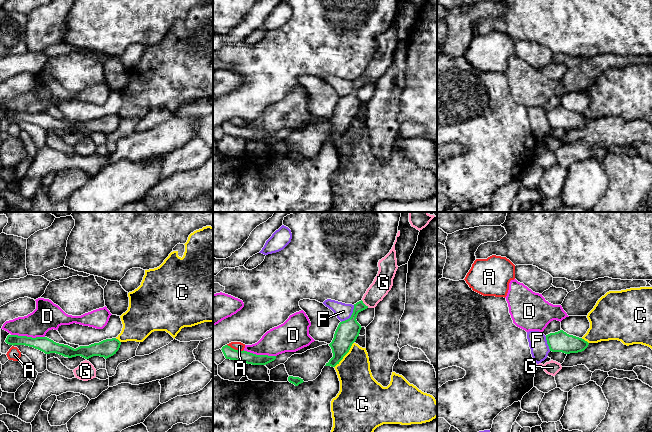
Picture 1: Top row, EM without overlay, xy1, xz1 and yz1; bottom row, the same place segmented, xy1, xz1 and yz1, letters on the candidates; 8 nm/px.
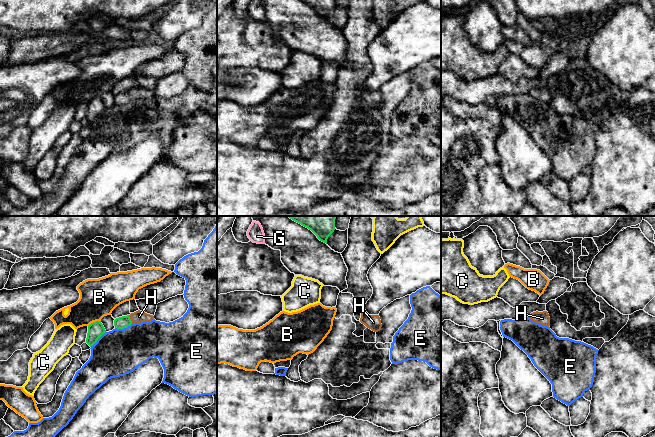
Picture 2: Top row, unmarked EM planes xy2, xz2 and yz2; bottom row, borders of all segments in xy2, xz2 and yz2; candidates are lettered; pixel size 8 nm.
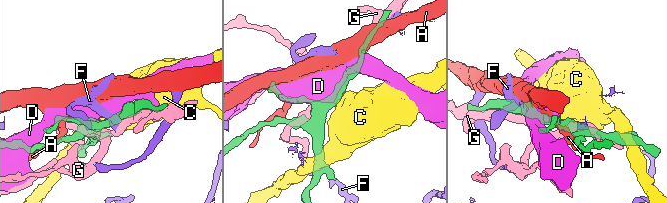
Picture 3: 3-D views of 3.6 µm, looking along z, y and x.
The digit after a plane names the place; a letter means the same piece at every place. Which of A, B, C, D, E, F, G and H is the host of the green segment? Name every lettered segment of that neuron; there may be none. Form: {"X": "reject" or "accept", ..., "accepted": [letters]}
{"A": "reject", "B": "reject", "C": "reject", "D": "reject", "E": "reject", "F": "reject", "G": "reject", "H": "accept", "accepted": ["H"]}

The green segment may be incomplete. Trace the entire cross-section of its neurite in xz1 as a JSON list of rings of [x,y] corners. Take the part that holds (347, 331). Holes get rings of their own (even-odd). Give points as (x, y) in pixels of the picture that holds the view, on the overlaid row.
[[[363,301],[354,304],[354,309],[351,317],[339,323],[332,342],[329,346],[332,349],[333,357],[326,363],[325,366],[335,367],[349,352],[352,344],[359,336],[361,325],[357,322],[356,318],[359,312],[367,309]]]

